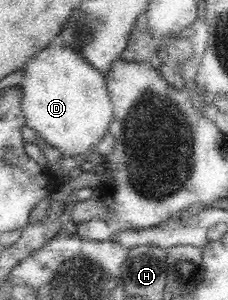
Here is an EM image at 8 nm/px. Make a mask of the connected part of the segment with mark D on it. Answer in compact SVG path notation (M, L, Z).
M52 44L26 64L22 80L22 114L39 139L69 156L84 157L106 136L114 109L105 76L69 48Z

